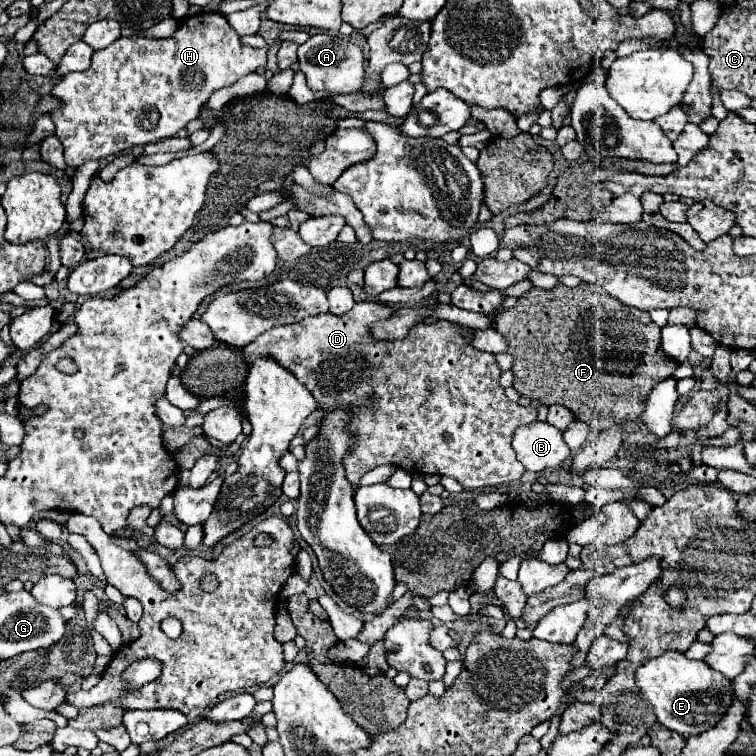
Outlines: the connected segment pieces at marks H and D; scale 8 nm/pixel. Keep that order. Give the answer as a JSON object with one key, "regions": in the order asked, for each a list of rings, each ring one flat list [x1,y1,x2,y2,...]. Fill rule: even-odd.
{"regions":[[[198,12,194,16,186,16,170,38,118,38,108,48,94,52,88,70,66,74,50,92,52,98,62,102,58,110,50,112,50,118,56,126,54,134,64,146,66,164,78,168,86,160,100,160,132,146,146,146,150,142,176,136,176,132,180,132,190,120,198,118,202,104,208,102,212,92,234,84,238,78,256,72,260,66,266,66,266,52,268,48,252,48,242,44,240,36,218,12]],[[358,302,342,316,326,312,298,324,276,326,242,350,244,362,250,366,258,356,278,354,278,362,312,392,322,412,330,412,338,406,356,406,364,400,368,402,366,396,372,396,372,402,376,400,374,408,358,408,350,422,350,430,358,440,358,448,352,450,354,454,344,460,350,484,358,484,360,478,378,464,396,464,412,474,452,476,466,490,516,482,526,470,516,460,516,452,510,446,512,434,518,426,536,420,536,408,518,406,504,396,504,388,498,382,502,372,496,366,494,354,472,348,464,340,464,330,452,322,438,320,434,324,416,324,410,334,398,342,372,340,368,326,392,314,396,314,394,308,376,302]]]}

